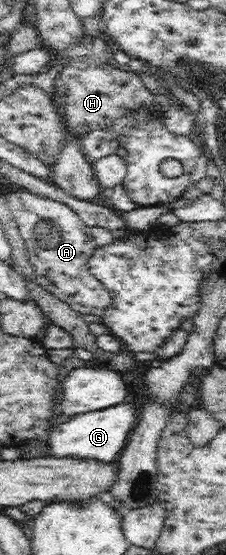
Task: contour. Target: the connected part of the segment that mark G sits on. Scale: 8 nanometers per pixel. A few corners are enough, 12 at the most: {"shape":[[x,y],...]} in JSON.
{"shape":[[129,403],[50,428],[55,457],[115,462],[136,426]]}

